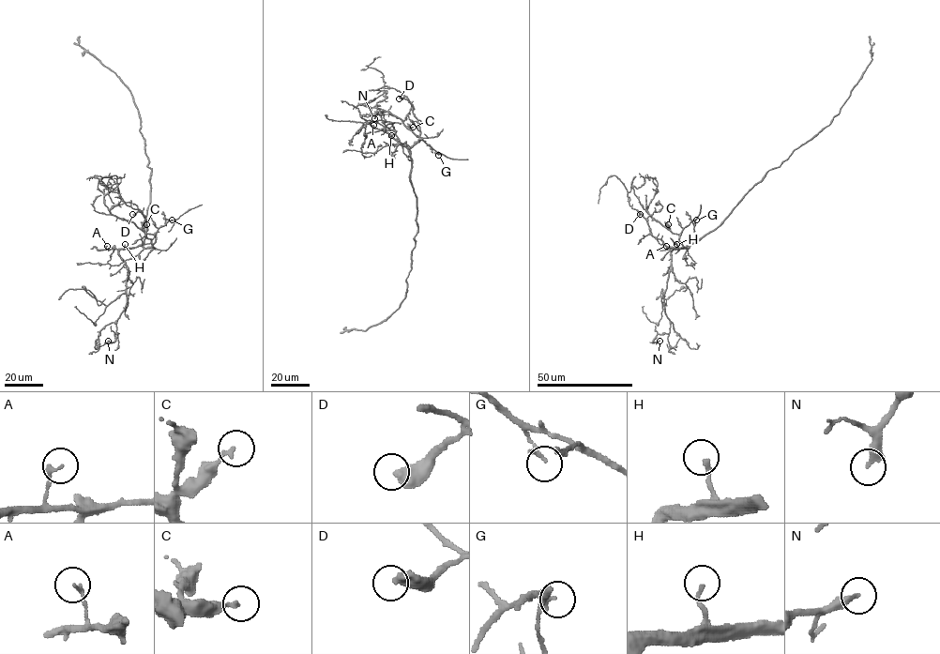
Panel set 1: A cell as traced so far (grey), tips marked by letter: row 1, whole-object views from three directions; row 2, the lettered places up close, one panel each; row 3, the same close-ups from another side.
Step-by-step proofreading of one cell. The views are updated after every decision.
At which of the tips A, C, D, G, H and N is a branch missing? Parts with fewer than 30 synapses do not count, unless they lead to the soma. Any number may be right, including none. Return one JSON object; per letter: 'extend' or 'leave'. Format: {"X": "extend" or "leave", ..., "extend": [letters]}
{"A": "leave", "C": "leave", "D": "leave", "G": "leave", "H": "leave", "N": "leave", "extend": []}

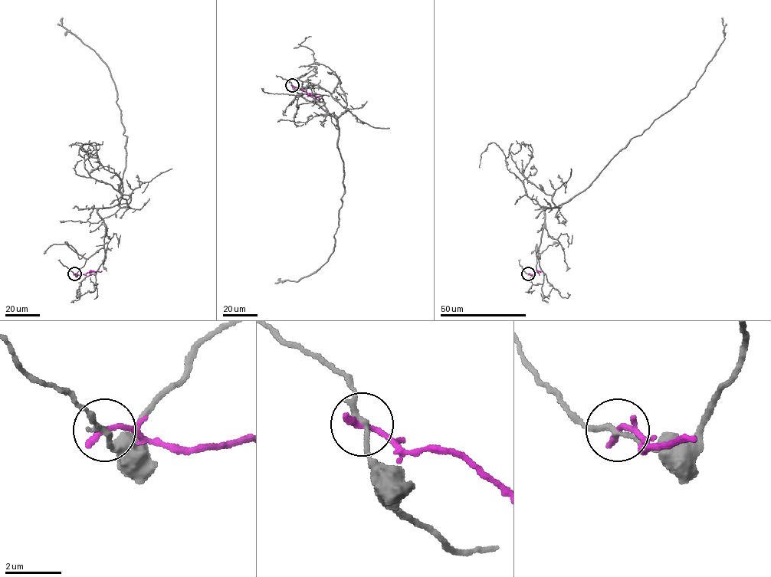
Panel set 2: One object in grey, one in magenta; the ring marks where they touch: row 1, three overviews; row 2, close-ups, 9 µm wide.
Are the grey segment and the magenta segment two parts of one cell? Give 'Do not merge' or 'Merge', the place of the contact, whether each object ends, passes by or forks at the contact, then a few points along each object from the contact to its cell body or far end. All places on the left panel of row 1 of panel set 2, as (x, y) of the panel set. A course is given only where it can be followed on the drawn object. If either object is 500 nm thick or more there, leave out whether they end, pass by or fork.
Do not merge. Place: (74, 273). At the ring grey passes by. At the ring magenta ends. Course of grey: (74, 273), (103, 246), (105, 225), (97, 210), (119, 202), (126, 136), (108, 67), (62, 25), (62, 17). Course of magenta: (74, 273), (101, 271)

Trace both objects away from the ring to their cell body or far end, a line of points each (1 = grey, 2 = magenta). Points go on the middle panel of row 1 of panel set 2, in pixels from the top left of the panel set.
1: (292, 85), (319, 94), (315, 102), (336, 119), (344, 193), (329, 260), (296, 281), (280, 279)
2: (292, 85), (319, 99)

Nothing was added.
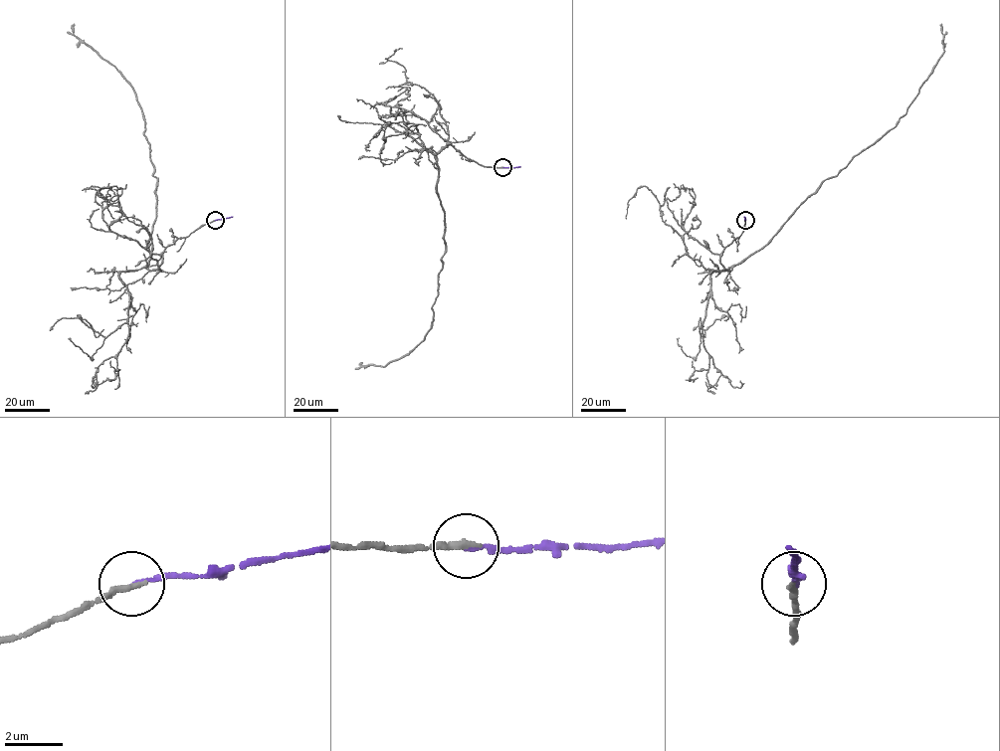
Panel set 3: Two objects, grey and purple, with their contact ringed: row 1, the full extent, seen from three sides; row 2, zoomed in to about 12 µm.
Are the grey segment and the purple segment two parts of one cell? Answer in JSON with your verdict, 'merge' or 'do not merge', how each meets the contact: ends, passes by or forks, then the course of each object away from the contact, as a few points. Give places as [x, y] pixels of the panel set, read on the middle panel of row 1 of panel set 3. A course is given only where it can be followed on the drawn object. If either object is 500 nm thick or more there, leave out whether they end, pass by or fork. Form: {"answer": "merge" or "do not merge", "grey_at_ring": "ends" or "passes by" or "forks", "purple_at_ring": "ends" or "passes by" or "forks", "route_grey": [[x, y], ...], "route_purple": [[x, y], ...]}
{"answer": "merge", "grey_at_ring": "ends", "purple_at_ring": "ends", "route_grey": [[502, 167], [479, 165], [451, 142], [436, 154], [445, 250], [432, 327], [402, 357], [383, 366], [362, 363]], "route_purple": [[502, 167], [520, 166]]}

